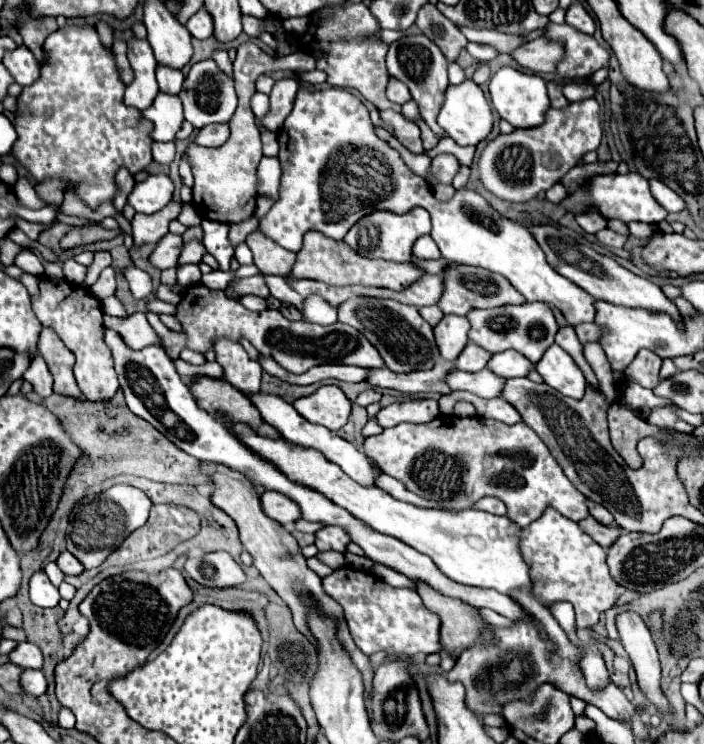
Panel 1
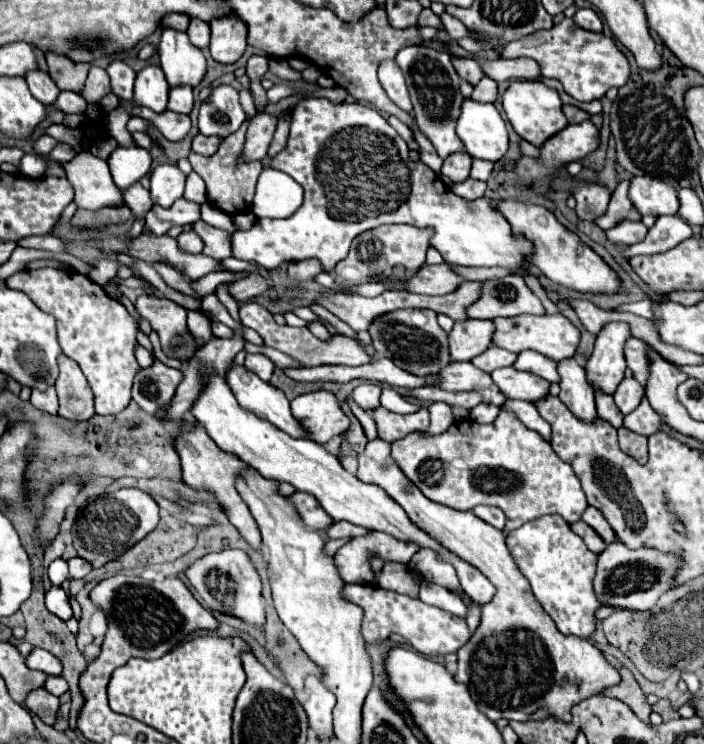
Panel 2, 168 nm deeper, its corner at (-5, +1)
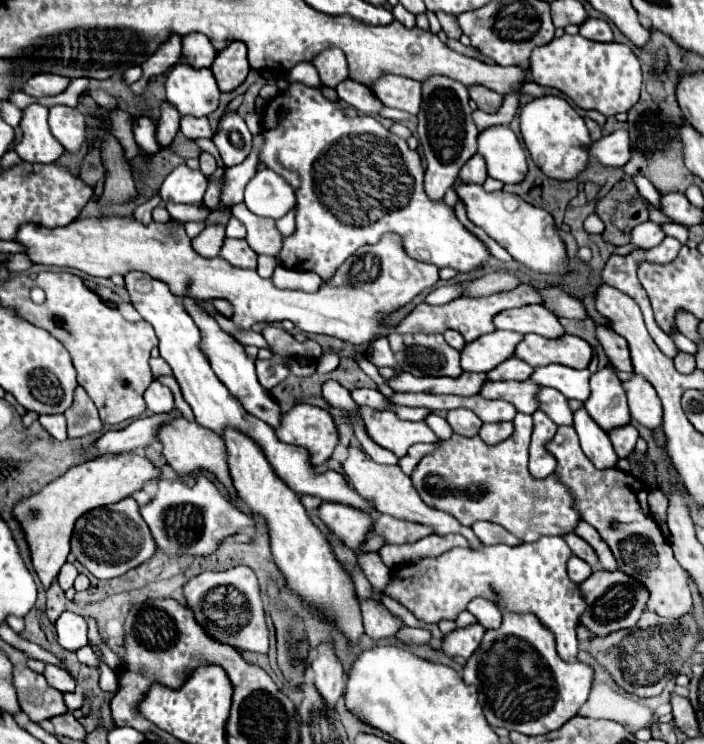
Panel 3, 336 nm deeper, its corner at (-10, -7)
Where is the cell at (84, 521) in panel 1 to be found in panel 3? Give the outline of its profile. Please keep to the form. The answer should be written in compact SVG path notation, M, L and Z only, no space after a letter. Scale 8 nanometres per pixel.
M124 498L118 504L94 508L78 518L72 534L72 554L98 580L110 580L138 568L156 552L152 534L140 516L134 498Z

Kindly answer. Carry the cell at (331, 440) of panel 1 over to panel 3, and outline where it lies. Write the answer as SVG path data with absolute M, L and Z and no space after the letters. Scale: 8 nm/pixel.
M184 296L184 306L186 306L186 312L192 316L192 320L196 322L196 326L200 328L202 332L202 340L200 340L200 350L204 352L204 356L208 358L214 374L222 380L222 384L230 390L230 394L234 394L240 404L244 406L246 412L250 412L252 416L264 420L266 424L270 424L272 428L278 426L280 422L280 408L278 404L274 402L274 398L268 394L268 390L264 390L260 384L258 384L258 378L256 378L256 370L254 370L254 358L250 358L244 350L244 346L240 342L236 342L230 334L226 334L218 322L210 316L210 312L200 306L194 298L190 296Z

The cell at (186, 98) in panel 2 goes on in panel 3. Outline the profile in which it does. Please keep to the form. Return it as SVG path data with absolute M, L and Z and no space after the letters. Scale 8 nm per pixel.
M184 116L180 120L180 130L184 132L186 138L198 140L198 138L212 138L214 132L208 124L208 118L194 118L194 116Z

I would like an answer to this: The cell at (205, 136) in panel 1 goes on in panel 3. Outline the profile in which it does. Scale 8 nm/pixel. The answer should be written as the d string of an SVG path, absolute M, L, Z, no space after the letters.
M202 152L202 154L200 154L200 170L202 170L206 176L210 176L210 174L216 170L216 160L214 160L212 154L208 154L208 152Z

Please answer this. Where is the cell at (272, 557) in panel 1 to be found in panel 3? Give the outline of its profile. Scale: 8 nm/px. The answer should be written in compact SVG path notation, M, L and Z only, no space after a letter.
M182 416L172 418L170 422L166 422L164 426L160 426L158 430L158 442L162 444L162 454L168 460L168 464L182 476L186 474L196 474L196 472L212 472L230 492L234 492L232 486L232 478L228 474L228 462L226 462L226 450L224 450L224 442L218 434L214 434L212 430L206 430L202 426L198 426L196 422L188 422Z

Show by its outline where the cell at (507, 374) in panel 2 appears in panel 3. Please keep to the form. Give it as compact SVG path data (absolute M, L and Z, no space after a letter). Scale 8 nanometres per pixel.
M542 388L538 400L540 400L540 410L546 412L556 424L568 424L568 426L574 424L574 418L572 418L574 412L568 406L568 398L562 396L558 390Z

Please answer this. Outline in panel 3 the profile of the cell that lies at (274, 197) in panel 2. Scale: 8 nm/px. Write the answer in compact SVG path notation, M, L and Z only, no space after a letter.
M294 210L288 212L284 218L276 220L276 226L278 226L278 230L280 230L284 236L294 234L294 230L296 230L296 224L294 224Z

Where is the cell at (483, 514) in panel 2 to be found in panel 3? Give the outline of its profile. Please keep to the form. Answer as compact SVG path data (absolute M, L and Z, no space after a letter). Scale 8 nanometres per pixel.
M476 522L472 526L476 538L484 544L484 546L490 546L490 544L508 544L508 546L520 546L522 540L512 536L510 532L506 532L502 526L498 524L492 524L492 522Z

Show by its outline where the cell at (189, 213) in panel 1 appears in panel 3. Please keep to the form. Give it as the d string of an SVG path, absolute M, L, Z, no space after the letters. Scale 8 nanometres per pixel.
M232 238L224 240L220 256L238 268L256 268L258 258L258 254L248 246L246 240L232 240Z

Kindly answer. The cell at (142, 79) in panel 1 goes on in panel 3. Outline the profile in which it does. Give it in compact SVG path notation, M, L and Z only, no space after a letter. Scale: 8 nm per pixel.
M170 102L162 104L162 114L158 120L158 130L156 130L156 142L160 144L160 148L168 148L176 136L180 128L180 116L174 110L174 106Z

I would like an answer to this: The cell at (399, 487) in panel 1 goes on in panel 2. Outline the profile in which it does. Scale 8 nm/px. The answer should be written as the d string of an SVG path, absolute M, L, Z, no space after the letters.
M381 438L369 440L367 448L357 456L359 470L357 478L363 482L371 482L381 486L397 504L403 506L411 522L433 534L445 548L453 550L457 556L479 568L497 588L493 600L485 606L481 606L481 624L475 630L475 634L469 638L469 642L457 650L457 672L455 680L467 684L473 700L477 702L477 708L489 716L493 722L499 718L507 720L539 720L545 714L553 714L565 722L571 720L569 710L573 704L593 696L601 694L605 688L611 688L621 682L619 672L605 660L599 648L595 648L589 640L575 638L561 634L555 626L555 622L549 618L549 614L541 608L537 598L531 592L529 580L523 578L523 574L517 570L517 564L513 562L513 556L509 554L509 548L505 546L505 534L503 530L497 530L495 526L489 526L487 522L481 522L471 510L453 510L449 506L437 504L423 496L423 492L399 470L395 460L389 454L389 444Z

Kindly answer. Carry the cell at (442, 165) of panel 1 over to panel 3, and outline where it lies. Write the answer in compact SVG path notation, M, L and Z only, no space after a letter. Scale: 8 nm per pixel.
M476 154L474 158L470 158L462 166L460 176L458 176L458 180L462 180L462 182L474 182L474 184L484 184L486 178L488 178L488 174L486 174L486 160L480 154Z

